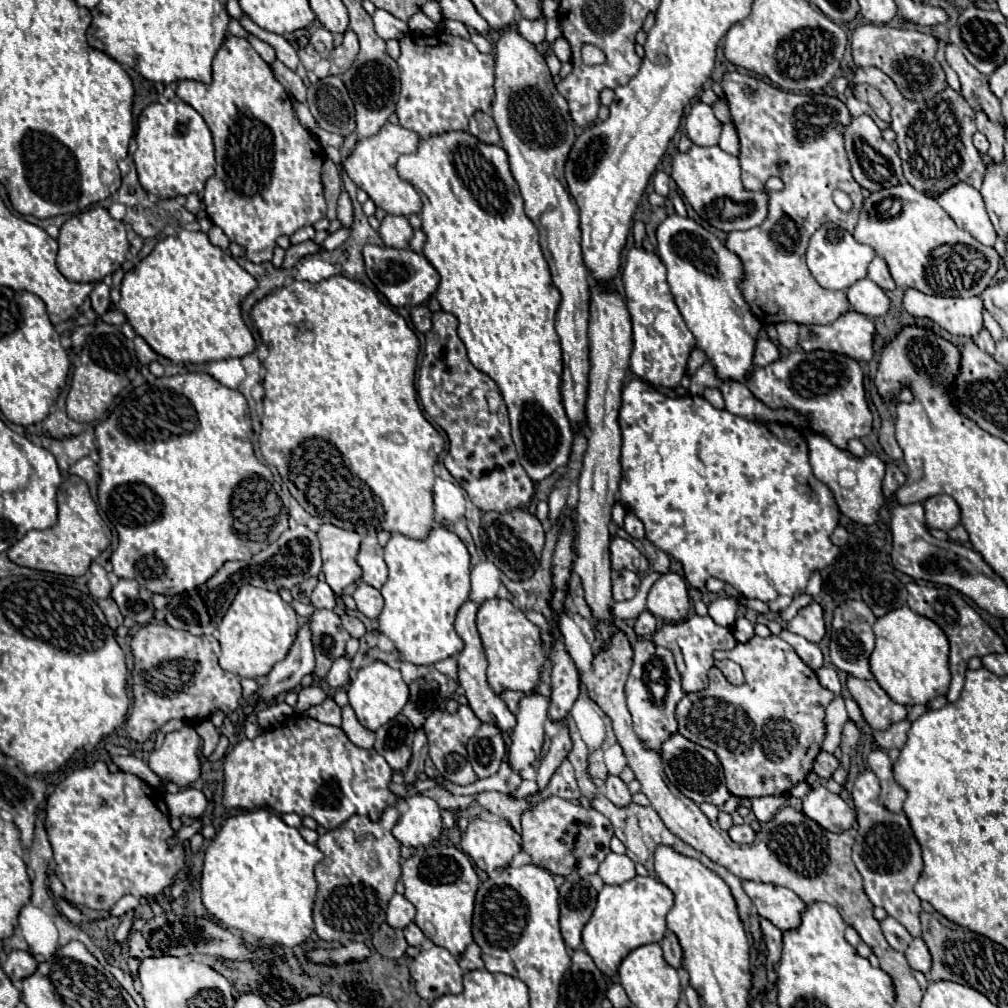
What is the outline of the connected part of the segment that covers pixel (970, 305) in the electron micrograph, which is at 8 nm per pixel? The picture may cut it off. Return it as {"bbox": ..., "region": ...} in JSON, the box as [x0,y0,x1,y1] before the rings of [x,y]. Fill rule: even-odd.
{"bbox":[902,288,982,338],"region":[[[914,288],[904,290],[902,308],[912,318],[928,318],[950,334],[972,338],[982,330],[982,300],[928,296]]]}

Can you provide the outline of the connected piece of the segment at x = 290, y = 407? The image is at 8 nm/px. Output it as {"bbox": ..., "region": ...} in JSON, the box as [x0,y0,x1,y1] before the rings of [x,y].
{"bbox":[250,276,444,538],"region":[[[330,276],[312,284],[309,281],[299,281],[295,277],[293,282],[288,282],[274,294],[268,294],[250,312],[254,324],[260,330],[264,344],[268,346],[270,354],[264,360],[264,414],[262,414],[262,430],[260,430],[260,452],[268,464],[274,464],[282,476],[282,482],[288,486],[290,494],[298,500],[298,504],[312,516],[322,518],[322,522],[330,522],[344,530],[356,530],[366,536],[372,530],[388,530],[400,532],[410,538],[426,538],[430,528],[434,526],[434,504],[432,504],[432,486],[434,486],[434,464],[438,454],[444,450],[444,438],[436,432],[436,428],[424,418],[414,390],[414,370],[416,358],[420,350],[420,342],[414,330],[406,324],[406,320],[394,312],[390,306],[382,304],[376,292],[364,286],[362,282],[348,276]]]}

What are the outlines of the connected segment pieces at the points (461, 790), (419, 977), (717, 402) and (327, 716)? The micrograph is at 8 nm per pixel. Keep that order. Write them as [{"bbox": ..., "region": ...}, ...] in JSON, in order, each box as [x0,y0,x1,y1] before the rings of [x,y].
[{"bbox":[442,756,522,794],"region":[[[506,756],[502,758],[502,766],[496,772],[496,776],[478,780],[470,786],[456,786],[456,784],[450,784],[450,782],[442,780],[442,784],[454,794],[478,794],[478,792],[484,792],[484,790],[498,790],[498,792],[508,794],[508,792],[514,792],[514,788],[518,788],[520,782],[522,782],[522,776],[510,768]]]},{"bbox":[410,946,464,1004],"region":[[[440,946],[422,950],[410,964],[410,976],[416,982],[416,992],[430,1004],[444,994],[460,994],[464,990],[458,960]]]},{"bbox":[704,388,725,409],"region":[[[707,388],[704,391],[704,398],[714,406],[714,408],[724,409],[725,403],[723,400],[723,396],[719,389],[717,388]]]},{"bbox":[302,698,342,726],"region":[[[328,698],[328,700],[324,700],[322,704],[318,704],[318,706],[312,706],[312,708],[308,708],[306,712],[302,712],[304,716],[308,716],[308,718],[314,718],[314,720],[318,720],[318,722],[324,722],[324,724],[334,724],[334,726],[341,726],[342,718],[340,712],[340,706],[332,700],[332,698]]]}]

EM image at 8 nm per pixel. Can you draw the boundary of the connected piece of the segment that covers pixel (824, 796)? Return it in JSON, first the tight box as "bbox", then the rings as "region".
{"bbox":[802,786,856,832],"region":[[[826,786],[812,788],[802,798],[802,812],[828,832],[844,832],[852,828],[856,820],[856,812],[838,794],[832,794]]]}

